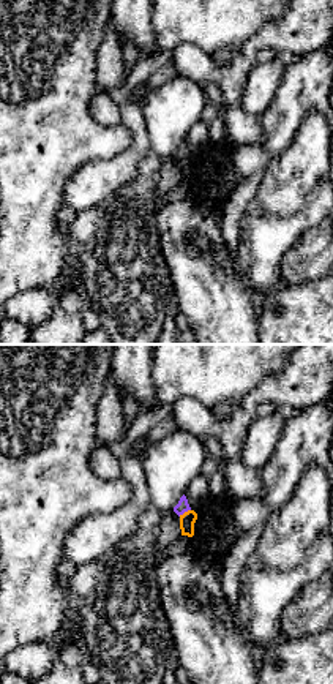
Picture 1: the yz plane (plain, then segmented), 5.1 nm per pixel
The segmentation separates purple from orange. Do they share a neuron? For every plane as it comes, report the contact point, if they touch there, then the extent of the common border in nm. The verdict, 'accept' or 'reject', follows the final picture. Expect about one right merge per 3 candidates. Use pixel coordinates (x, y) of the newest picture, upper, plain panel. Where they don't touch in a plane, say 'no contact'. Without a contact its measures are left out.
(183, 158) | 70 nm

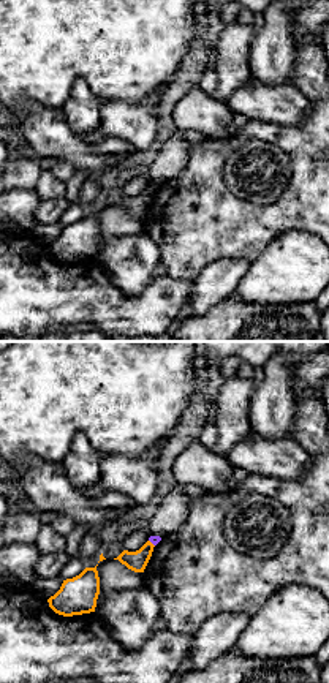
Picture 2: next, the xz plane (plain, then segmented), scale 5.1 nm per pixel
(151, 187) | 50 nm

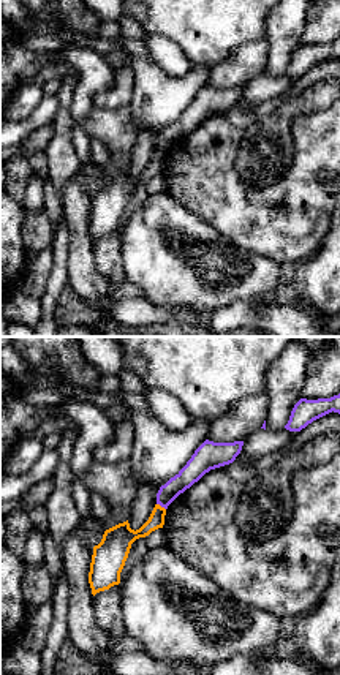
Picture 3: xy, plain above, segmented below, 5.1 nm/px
(162, 152) | 60 nm

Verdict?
reject

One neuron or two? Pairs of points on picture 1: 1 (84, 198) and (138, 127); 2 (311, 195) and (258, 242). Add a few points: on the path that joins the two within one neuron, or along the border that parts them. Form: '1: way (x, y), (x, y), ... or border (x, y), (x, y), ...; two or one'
1: way (103, 179), (114, 172), (138, 146); one
2: way (299, 201), (270, 229); one

